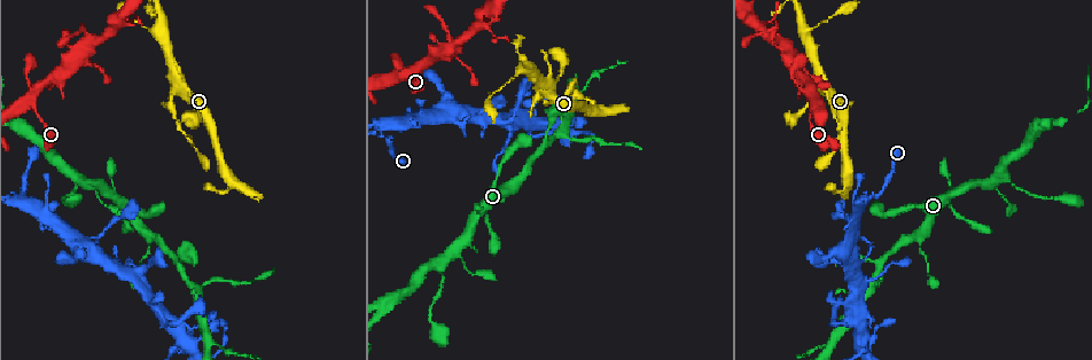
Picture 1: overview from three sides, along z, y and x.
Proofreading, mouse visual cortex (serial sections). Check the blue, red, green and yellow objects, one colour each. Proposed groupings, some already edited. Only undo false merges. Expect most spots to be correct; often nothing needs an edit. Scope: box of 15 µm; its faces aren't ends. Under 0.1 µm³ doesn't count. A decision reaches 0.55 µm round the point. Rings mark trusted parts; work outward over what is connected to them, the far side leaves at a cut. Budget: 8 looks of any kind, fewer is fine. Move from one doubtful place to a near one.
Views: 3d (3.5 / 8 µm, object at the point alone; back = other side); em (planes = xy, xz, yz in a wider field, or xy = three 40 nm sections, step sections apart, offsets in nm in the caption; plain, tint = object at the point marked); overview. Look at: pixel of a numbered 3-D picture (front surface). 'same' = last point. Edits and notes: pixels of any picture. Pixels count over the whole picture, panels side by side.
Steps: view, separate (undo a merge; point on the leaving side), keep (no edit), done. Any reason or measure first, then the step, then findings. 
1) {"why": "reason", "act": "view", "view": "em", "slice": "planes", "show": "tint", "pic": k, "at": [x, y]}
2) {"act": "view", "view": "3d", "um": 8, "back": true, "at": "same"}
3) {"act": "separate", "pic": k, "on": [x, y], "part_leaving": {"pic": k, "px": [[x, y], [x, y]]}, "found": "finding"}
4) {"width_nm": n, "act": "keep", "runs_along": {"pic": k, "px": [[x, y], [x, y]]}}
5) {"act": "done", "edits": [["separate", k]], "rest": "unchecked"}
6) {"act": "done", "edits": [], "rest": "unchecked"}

{"why": "sudden change in width", "act": "view", "view": "3d", "um": 3.5, "pic": 1, "at": [118, 218]}

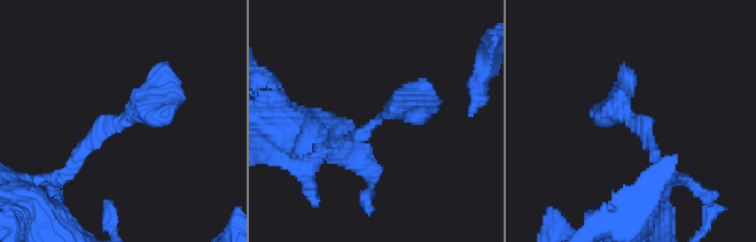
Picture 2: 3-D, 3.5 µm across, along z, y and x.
{"why": "shape alone is not enough", "act": "view", "view": "em", "slice": "xy", "step": 5, "show": "tint", "pic": 2, "at": [123, 117]}

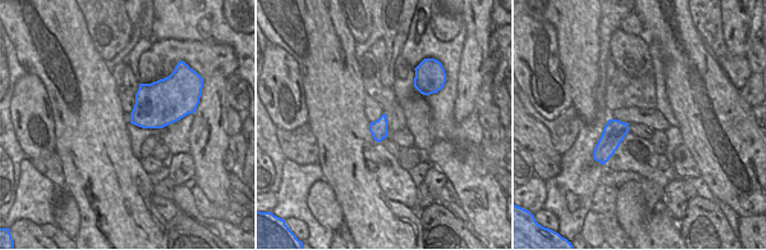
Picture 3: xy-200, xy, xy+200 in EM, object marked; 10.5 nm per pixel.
{"act": "keep", "found": "all the same cell"}

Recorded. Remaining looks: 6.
{"why": "branch point", "act": "view", "view": "3d", "um": 3.5, "pic": 1, "at": [870, 287]}

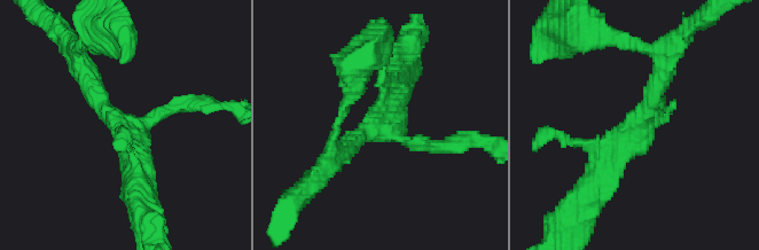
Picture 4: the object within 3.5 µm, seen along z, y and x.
{"act": "view", "view": "em", "slice": "xy", "step": 2, "show": "tint", "pic": 4, "at": [637, 131]}

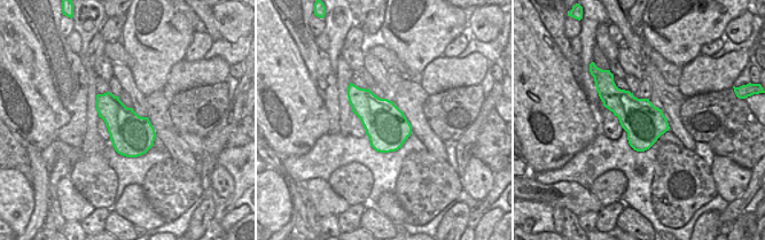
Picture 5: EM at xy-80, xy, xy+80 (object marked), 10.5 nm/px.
{"act": "view", "view": "em", "slice": "xy", "step": 5, "show": "tint", "at": "same"}

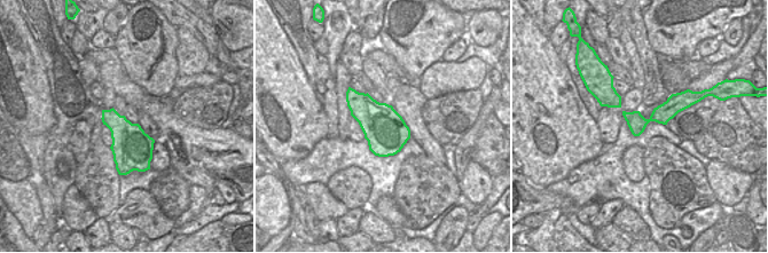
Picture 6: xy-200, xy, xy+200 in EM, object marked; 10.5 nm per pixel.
{"act": "keep", "runs_along": {"pic": 6, "px": [[675, 96], [659, 115], [634, 131]]}, "found": "all the same cell"}

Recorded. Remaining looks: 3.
{"why": "looks like a crossing", "act": "view", "view": "3d", "um": 3.5, "pic": 1, "at": [549, 91]}

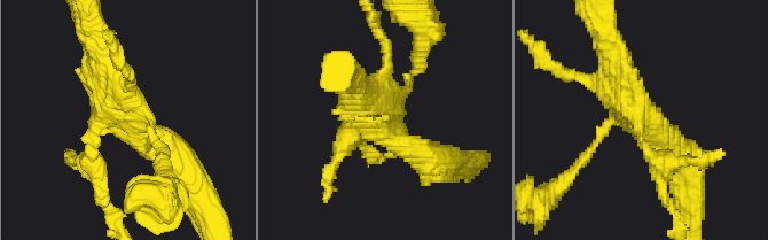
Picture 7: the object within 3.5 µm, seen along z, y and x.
{"act": "view", "view": "em", "slice": "xy", "step": 3, "show": "tint", "pic": 7, "at": [373, 112]}

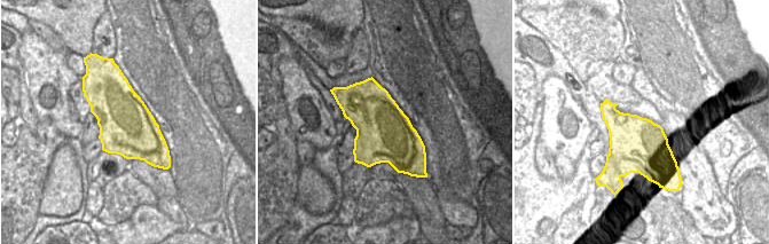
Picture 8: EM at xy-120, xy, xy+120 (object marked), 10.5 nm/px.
{"why": "another direction", "act": "view", "view": "em", "slice": "xy", "step": 2, "show": "tint", "at": "same"}

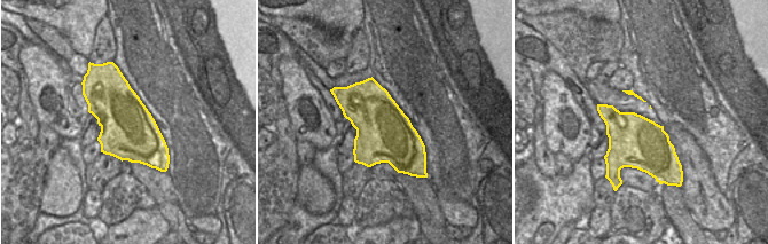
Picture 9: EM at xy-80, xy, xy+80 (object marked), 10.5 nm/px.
{"act": "keep", "runs_along": {"pic": 7, "px": [[170, 149], [112, 108], [99, 47]]}, "found": "one cell here"}

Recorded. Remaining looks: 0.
{"act": "done", "edits": [], "rest": "unchecked"}

